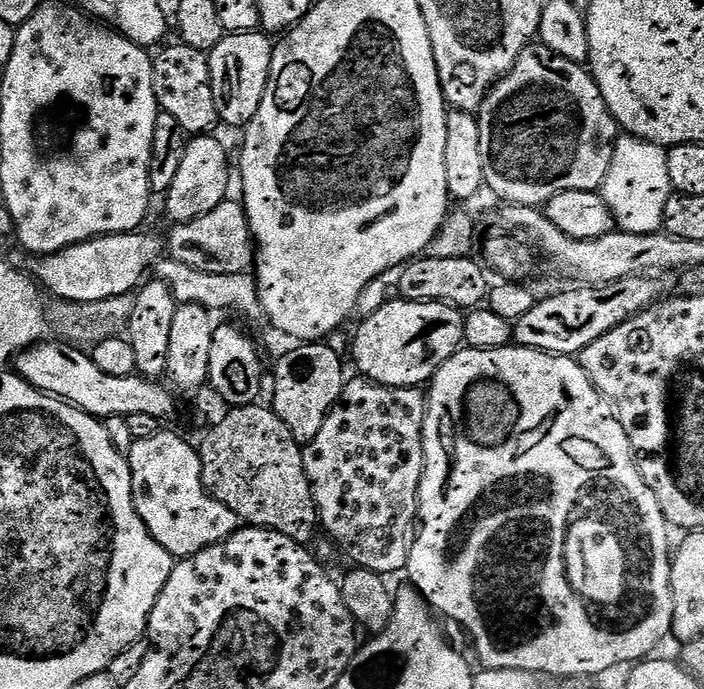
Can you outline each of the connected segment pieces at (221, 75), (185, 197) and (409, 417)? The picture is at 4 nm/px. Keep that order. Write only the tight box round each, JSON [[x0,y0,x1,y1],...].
[[208,30,274,130],[164,135,230,223],[303,379,426,574]]

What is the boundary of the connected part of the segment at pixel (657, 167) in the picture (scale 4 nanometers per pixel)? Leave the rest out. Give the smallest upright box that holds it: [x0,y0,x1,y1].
[600,134,674,234]

